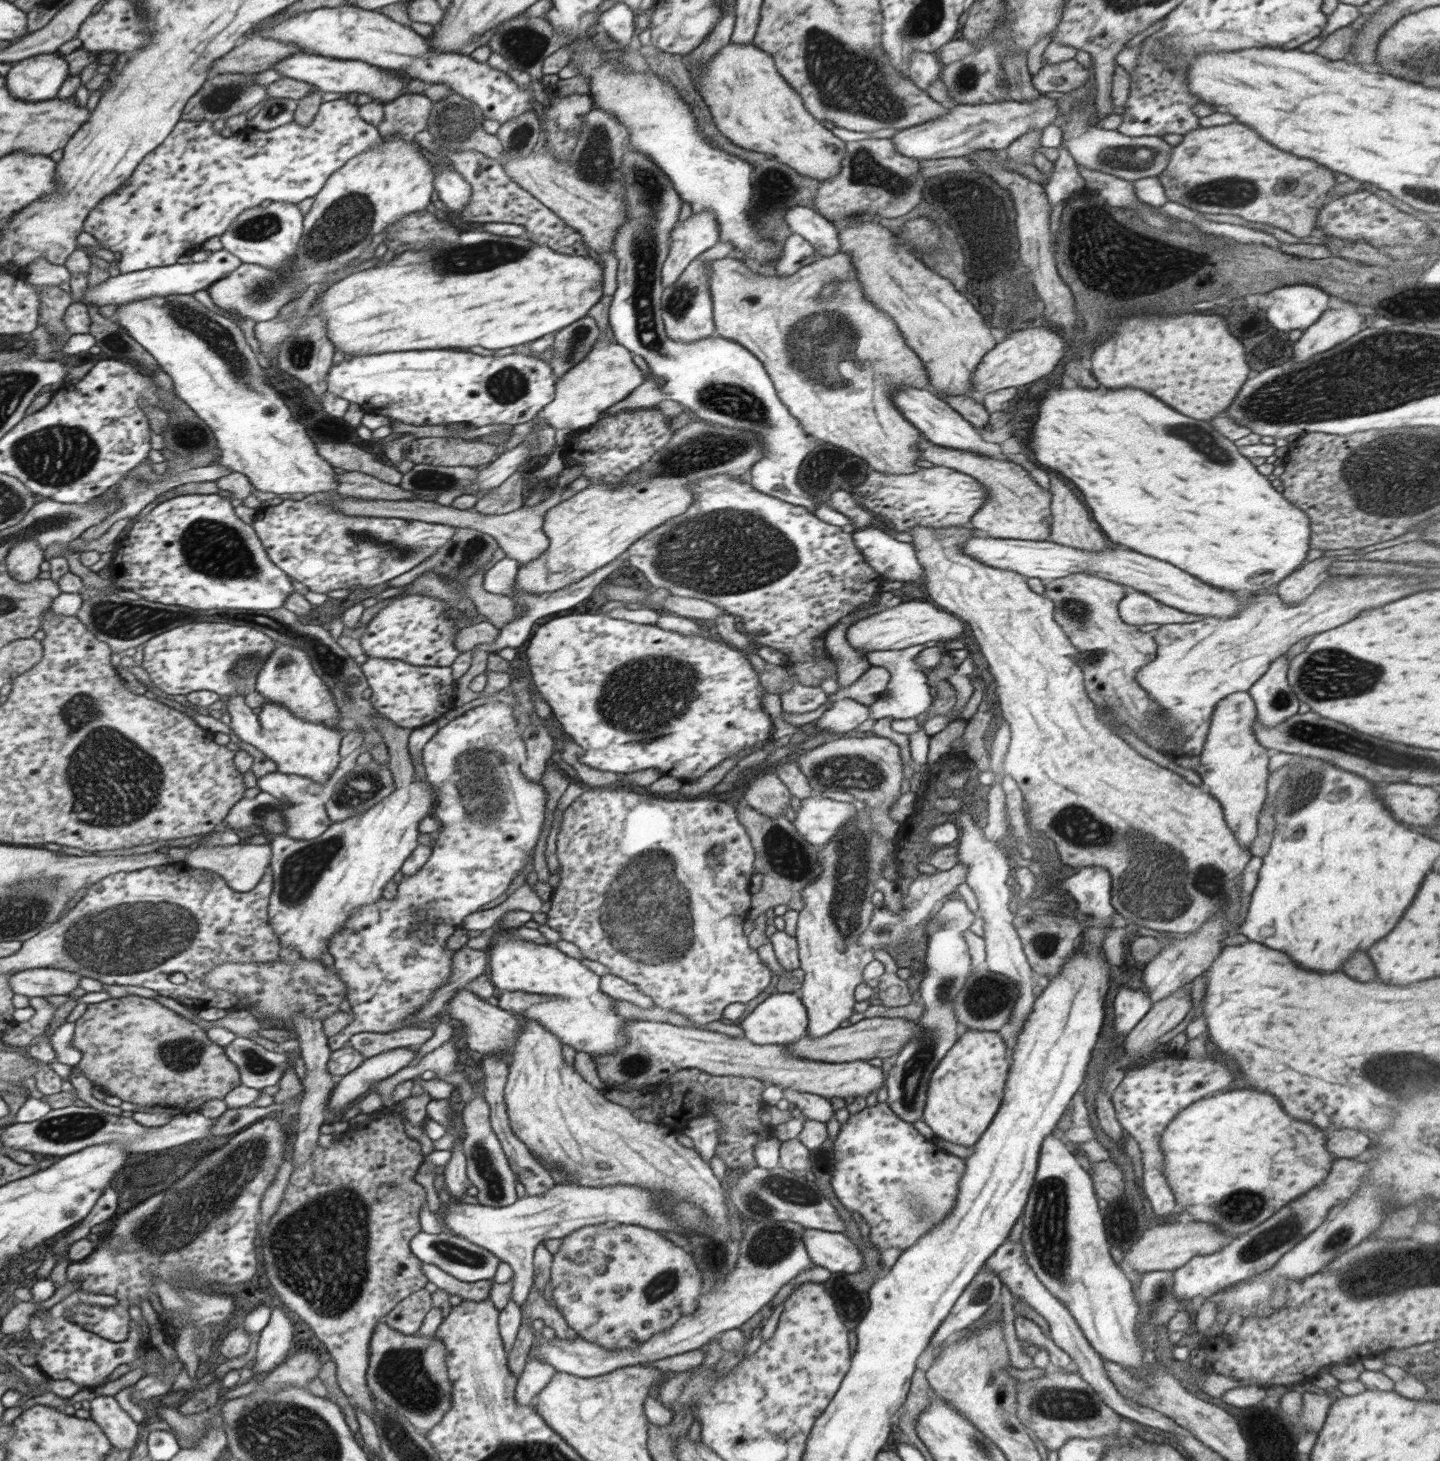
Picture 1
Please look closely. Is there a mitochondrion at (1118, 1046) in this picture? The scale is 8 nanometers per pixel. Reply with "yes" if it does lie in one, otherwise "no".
no

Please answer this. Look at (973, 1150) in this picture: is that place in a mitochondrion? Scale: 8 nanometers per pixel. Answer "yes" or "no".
no

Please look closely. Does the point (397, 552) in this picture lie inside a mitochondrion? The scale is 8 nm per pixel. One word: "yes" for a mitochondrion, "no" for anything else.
yes

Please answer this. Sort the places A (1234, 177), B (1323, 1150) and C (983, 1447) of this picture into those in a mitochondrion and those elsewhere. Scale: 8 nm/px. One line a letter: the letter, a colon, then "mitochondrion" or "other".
A: mitochondrion
B: other
C: mitochondrion

